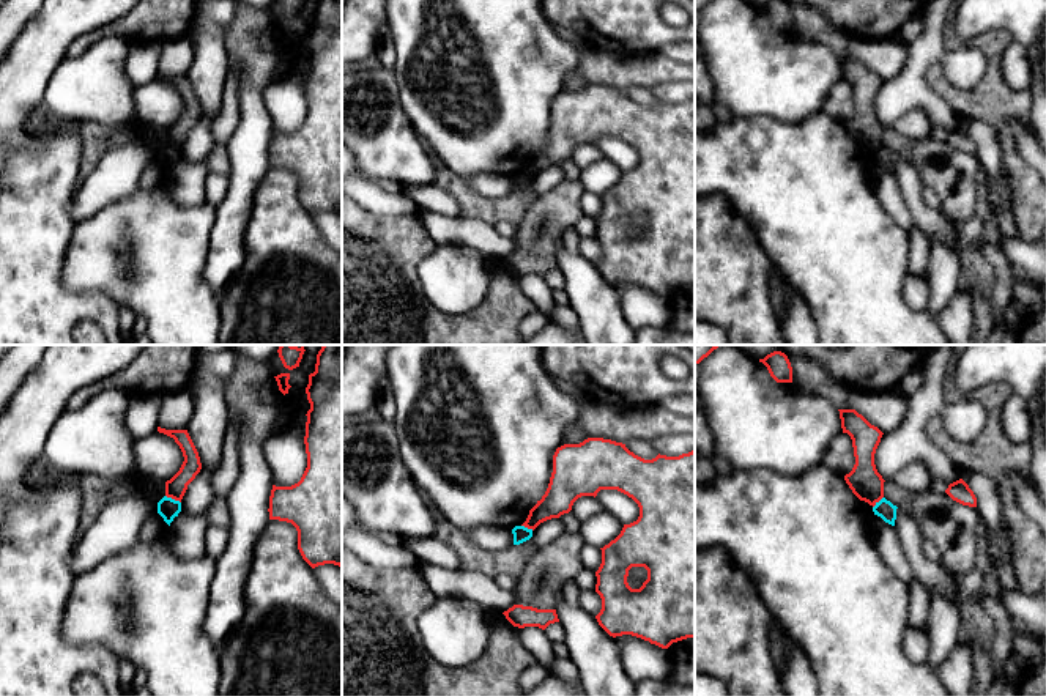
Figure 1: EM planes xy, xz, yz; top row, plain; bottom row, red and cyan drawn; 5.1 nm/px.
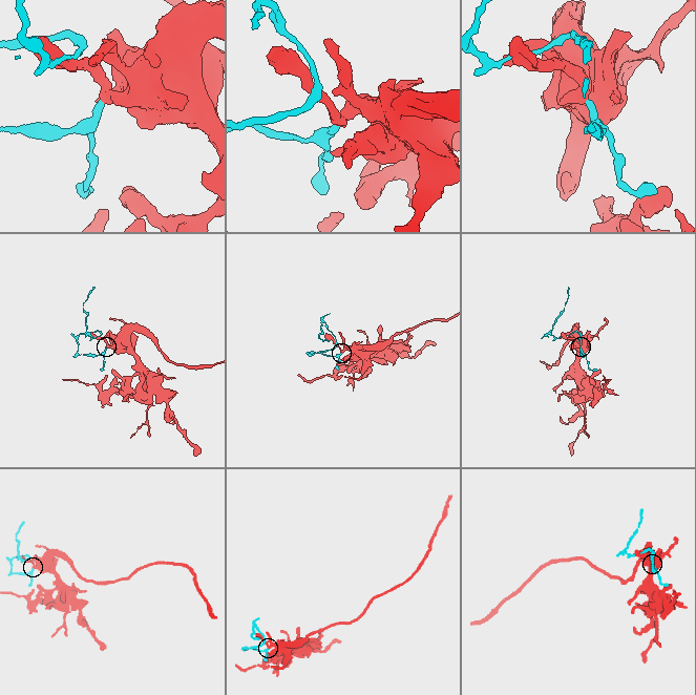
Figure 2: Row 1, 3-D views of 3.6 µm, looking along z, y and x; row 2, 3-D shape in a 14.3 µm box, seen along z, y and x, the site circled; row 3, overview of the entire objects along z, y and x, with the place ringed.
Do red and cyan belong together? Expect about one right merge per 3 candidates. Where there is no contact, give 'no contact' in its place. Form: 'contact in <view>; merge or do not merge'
contact in xy; do not merge

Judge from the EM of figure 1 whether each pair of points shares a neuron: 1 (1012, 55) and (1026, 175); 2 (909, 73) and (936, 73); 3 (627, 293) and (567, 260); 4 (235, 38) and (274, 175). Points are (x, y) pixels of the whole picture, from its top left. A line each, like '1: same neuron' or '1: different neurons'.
1: different neurons
2: different neurons
3: different neurons
4: different neurons

